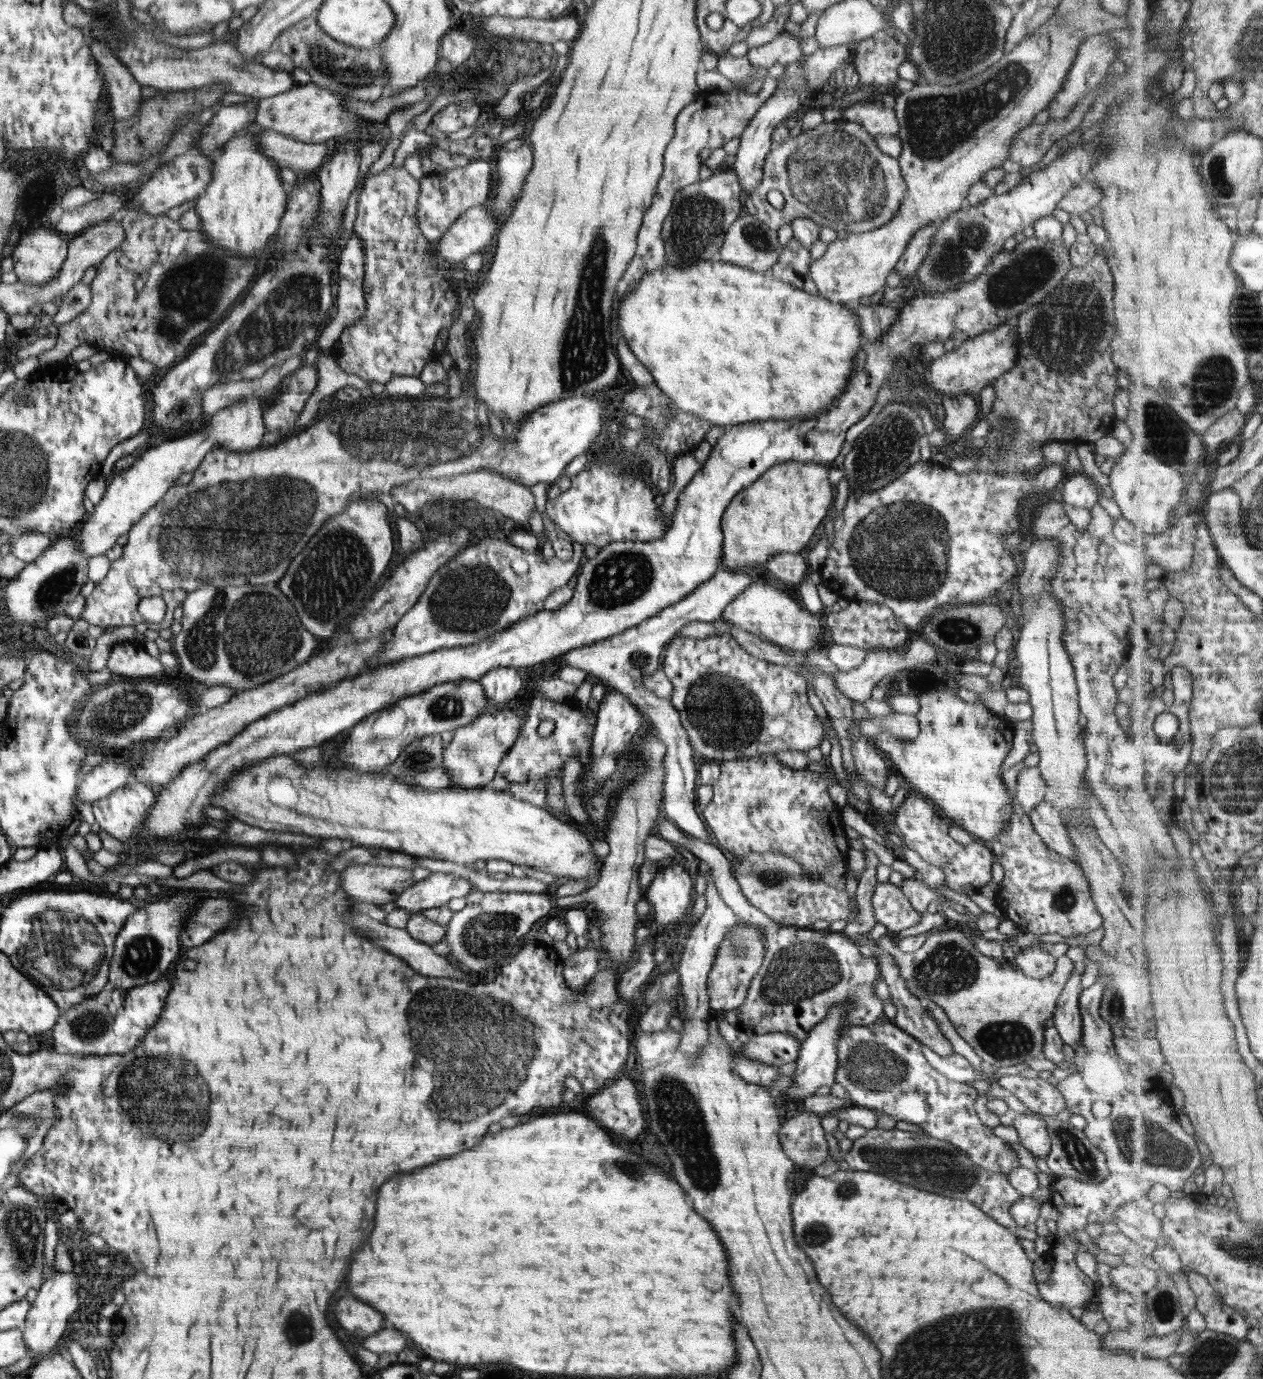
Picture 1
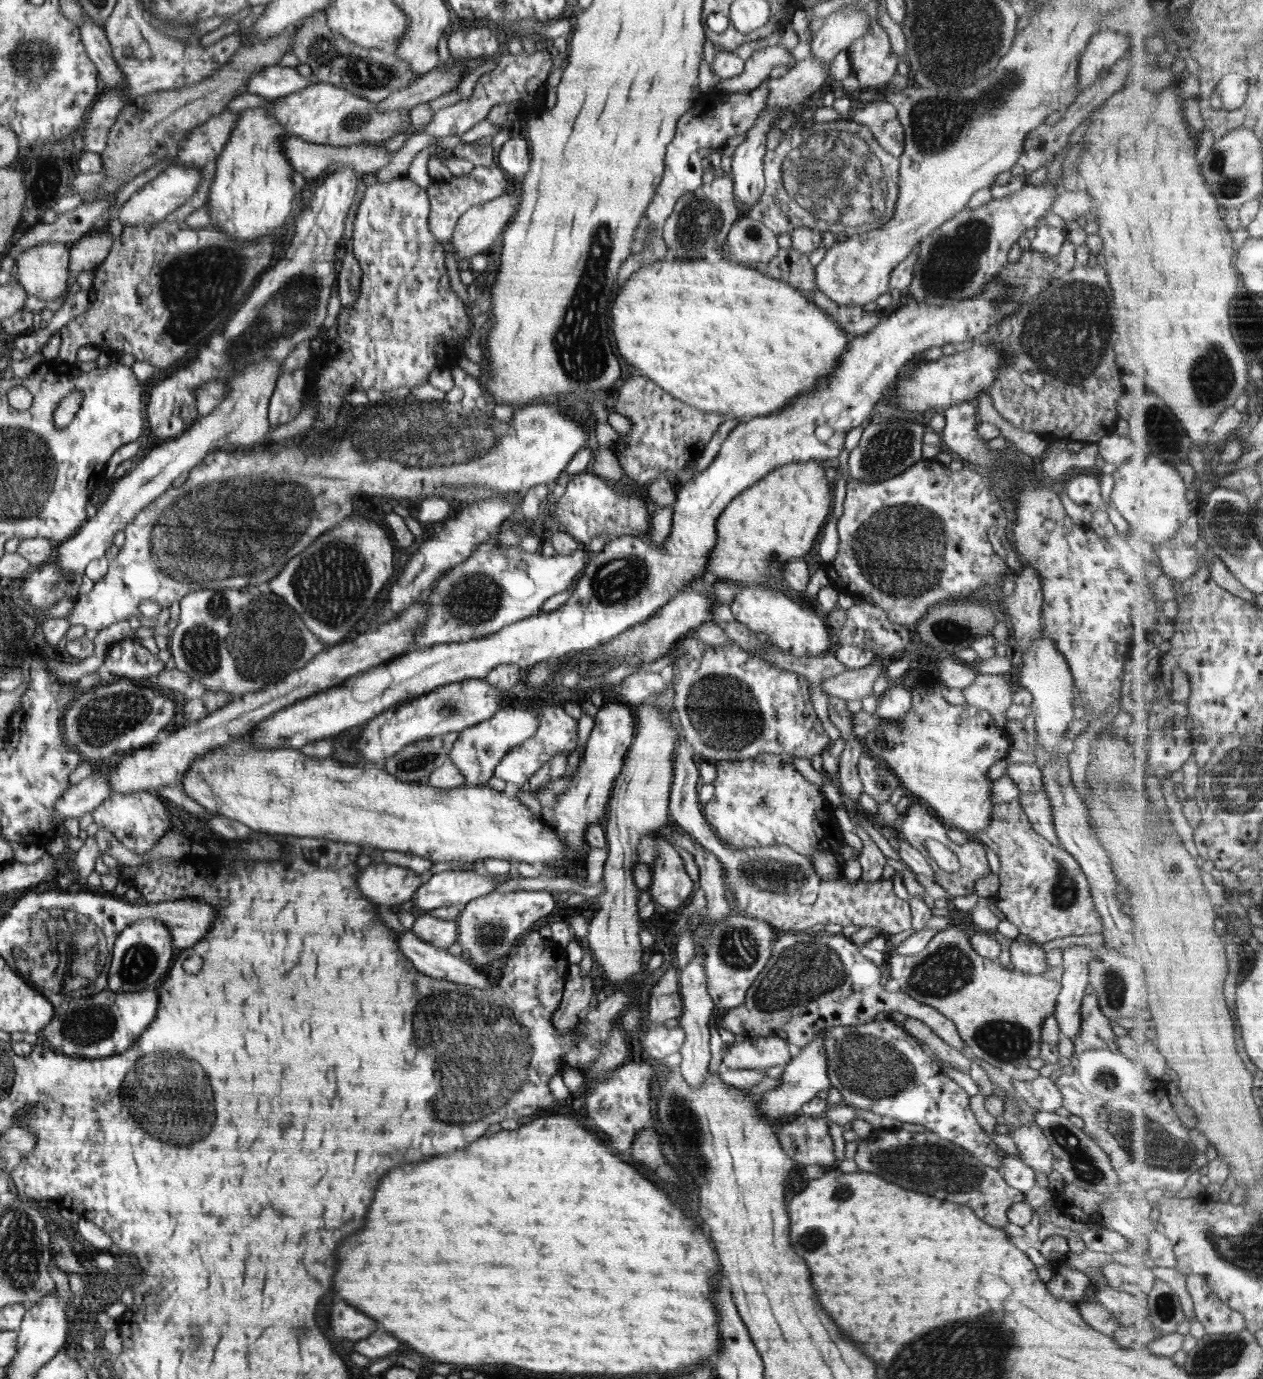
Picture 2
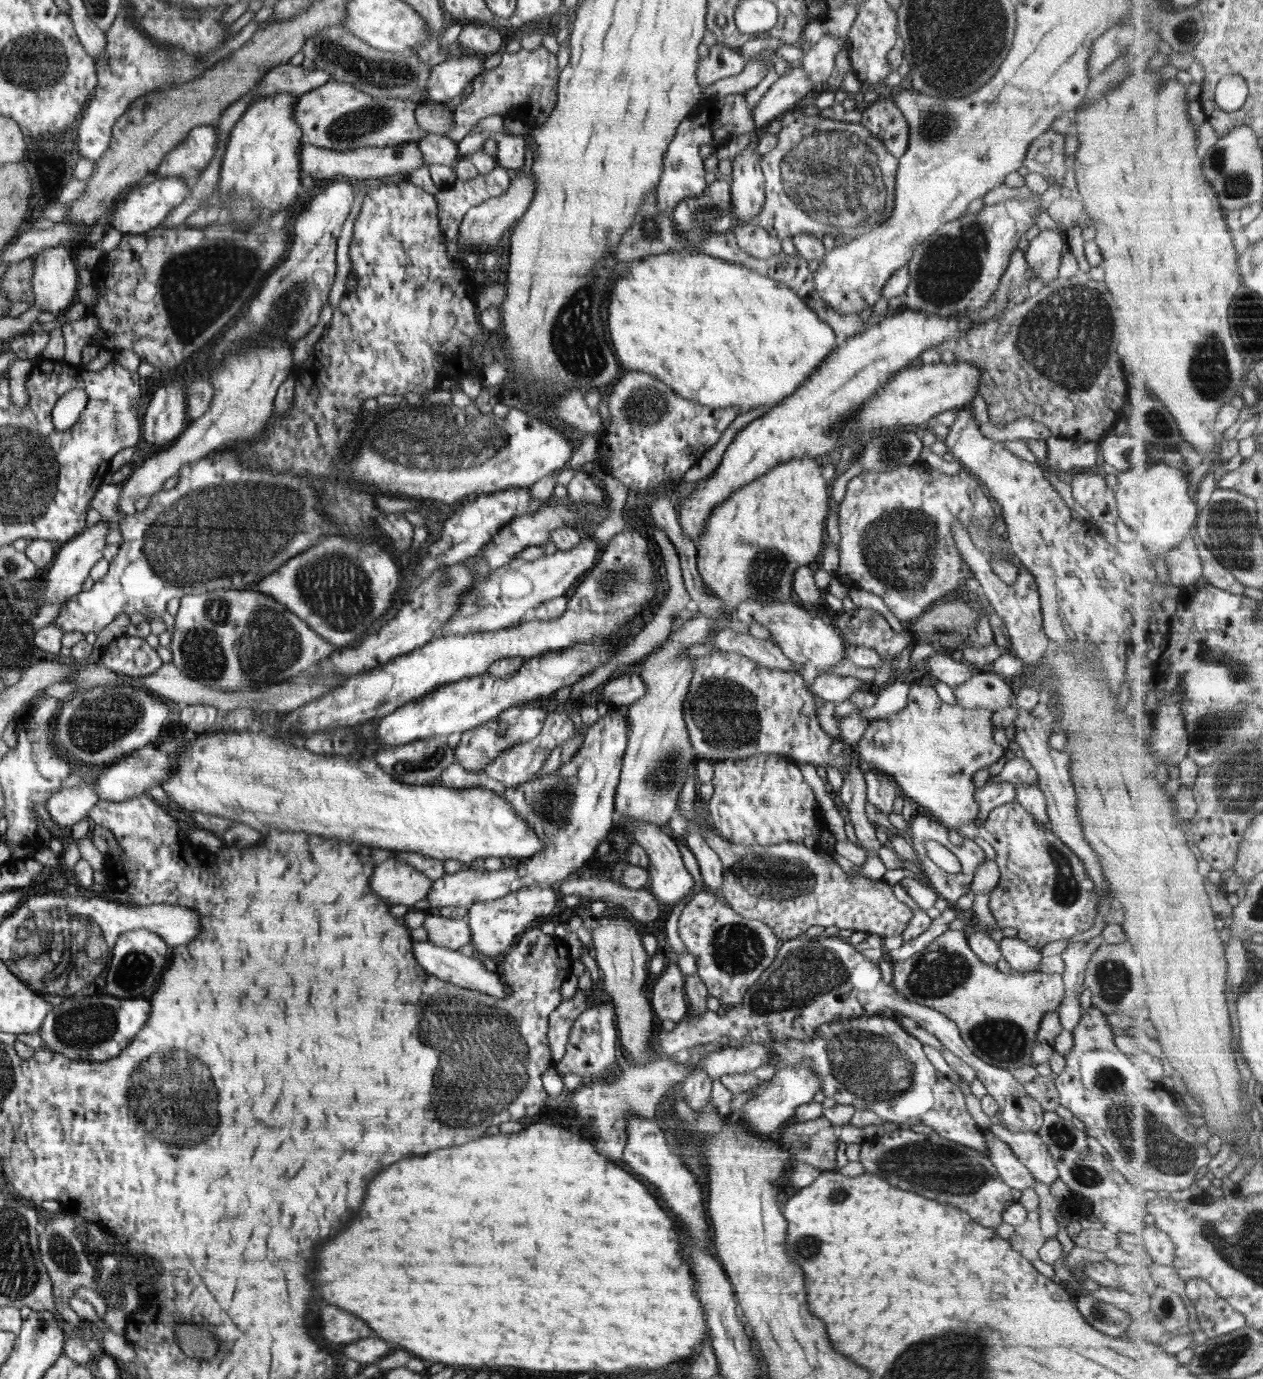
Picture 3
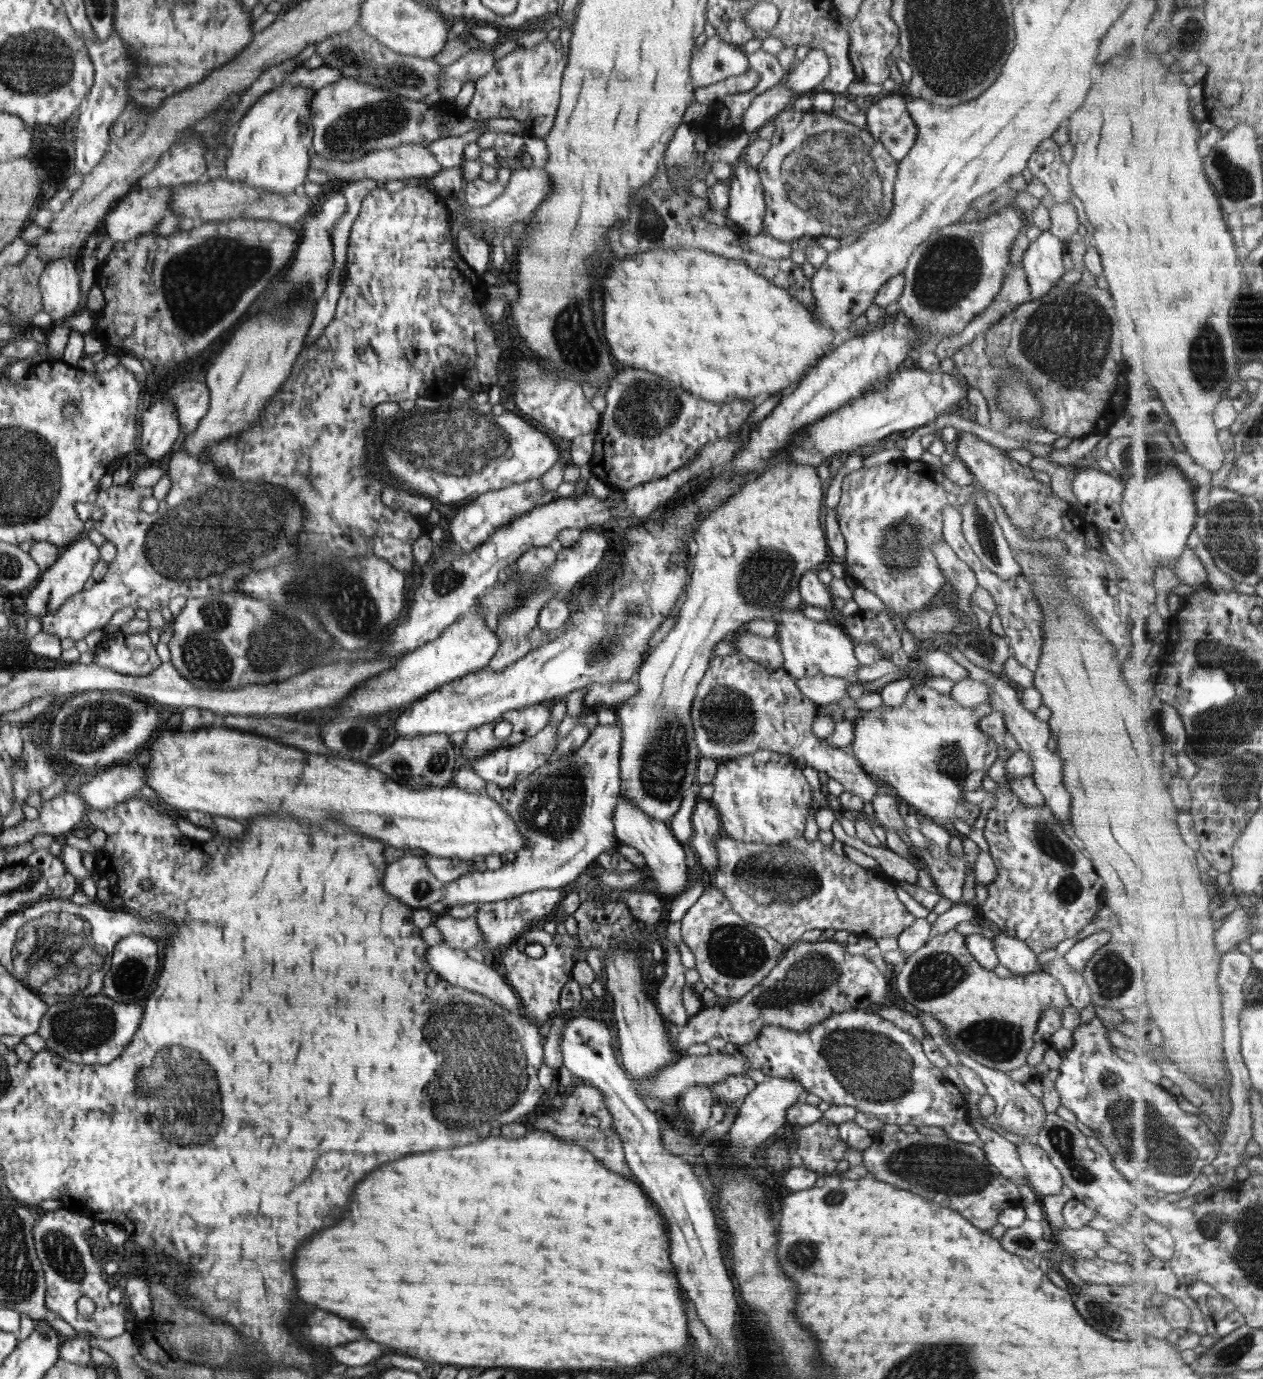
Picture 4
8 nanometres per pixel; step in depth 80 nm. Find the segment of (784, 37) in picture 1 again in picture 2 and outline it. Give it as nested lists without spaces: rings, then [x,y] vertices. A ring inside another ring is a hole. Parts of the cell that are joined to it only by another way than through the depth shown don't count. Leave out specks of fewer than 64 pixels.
[[[777,44],[755,50],[745,62],[744,71],[739,76],[723,79],[717,84],[722,92],[751,91],[760,86],[766,78],[770,77],[772,69],[776,66],[794,64],[795,59],[783,45]]]

